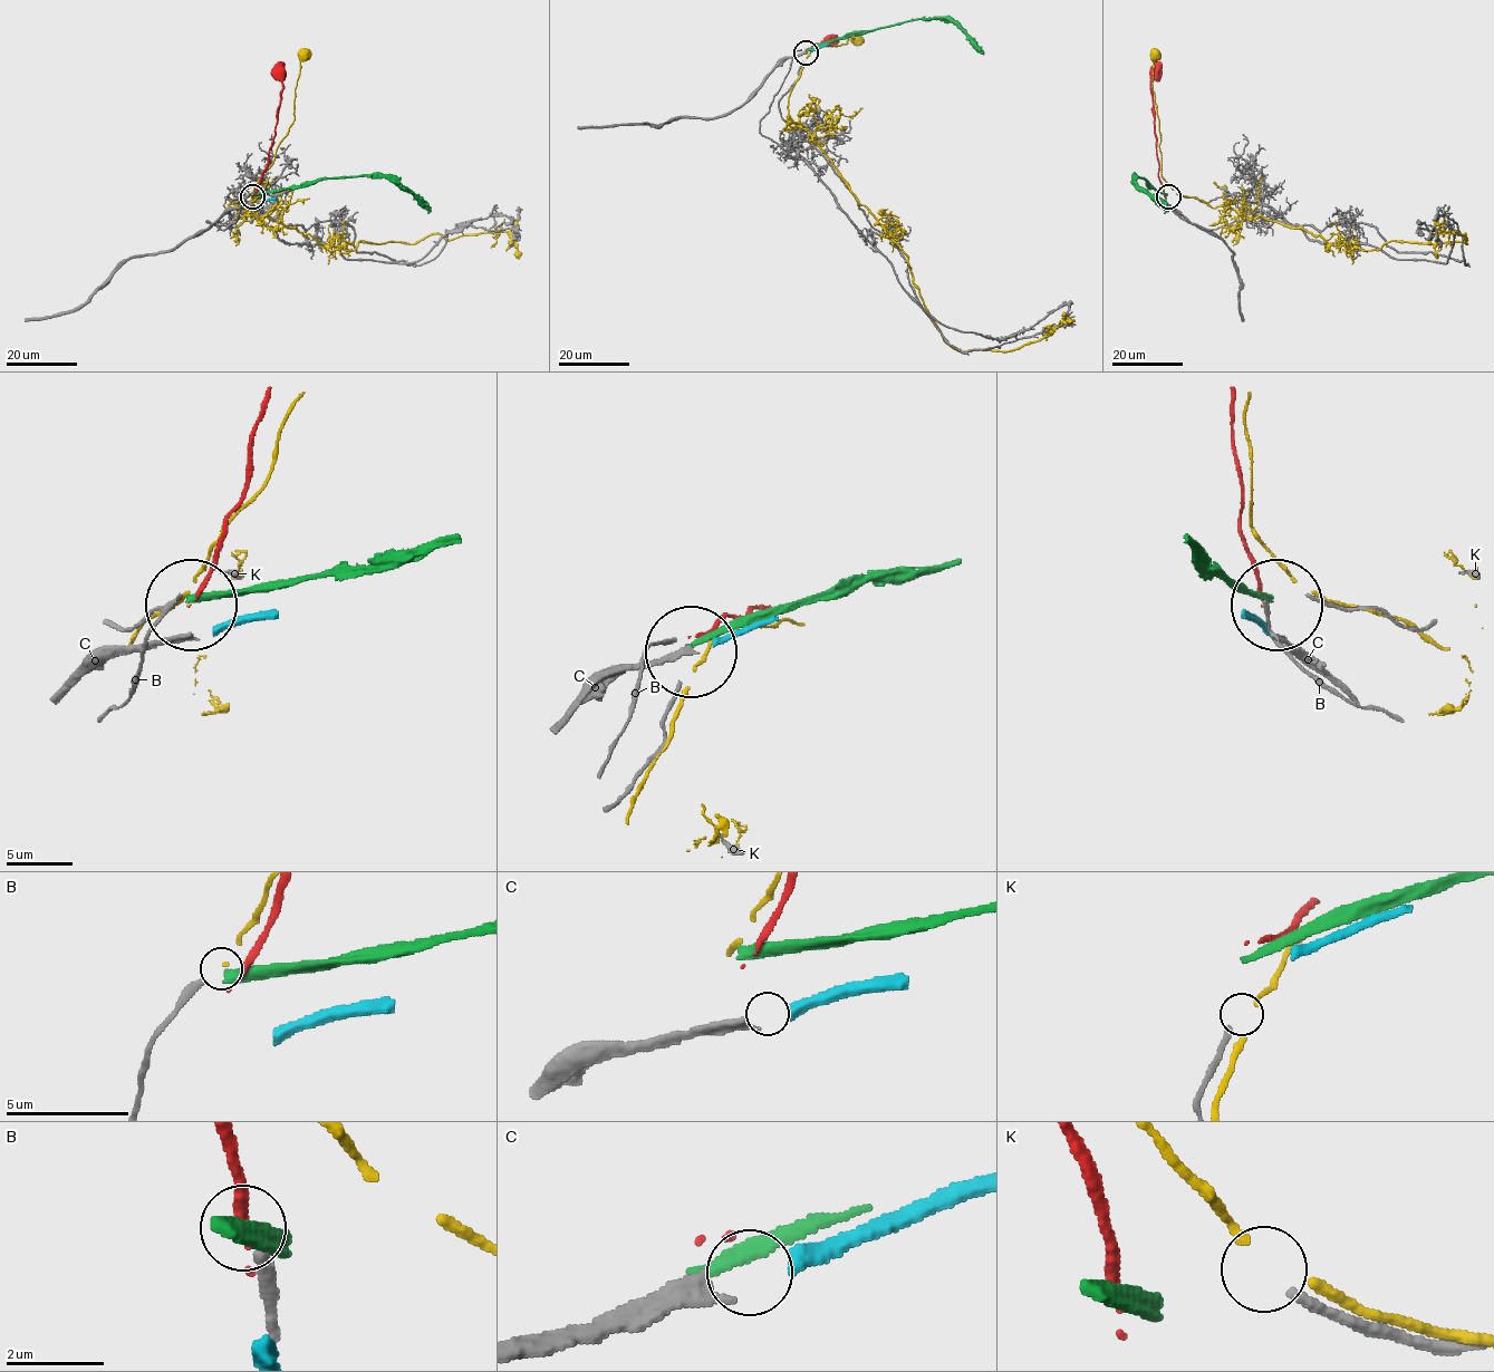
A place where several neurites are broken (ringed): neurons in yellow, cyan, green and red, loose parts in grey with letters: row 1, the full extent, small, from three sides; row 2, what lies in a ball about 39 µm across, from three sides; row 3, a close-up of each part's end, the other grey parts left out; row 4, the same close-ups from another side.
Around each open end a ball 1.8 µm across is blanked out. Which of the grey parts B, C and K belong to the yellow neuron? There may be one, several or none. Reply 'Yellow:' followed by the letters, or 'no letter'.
Yellow: no letter

